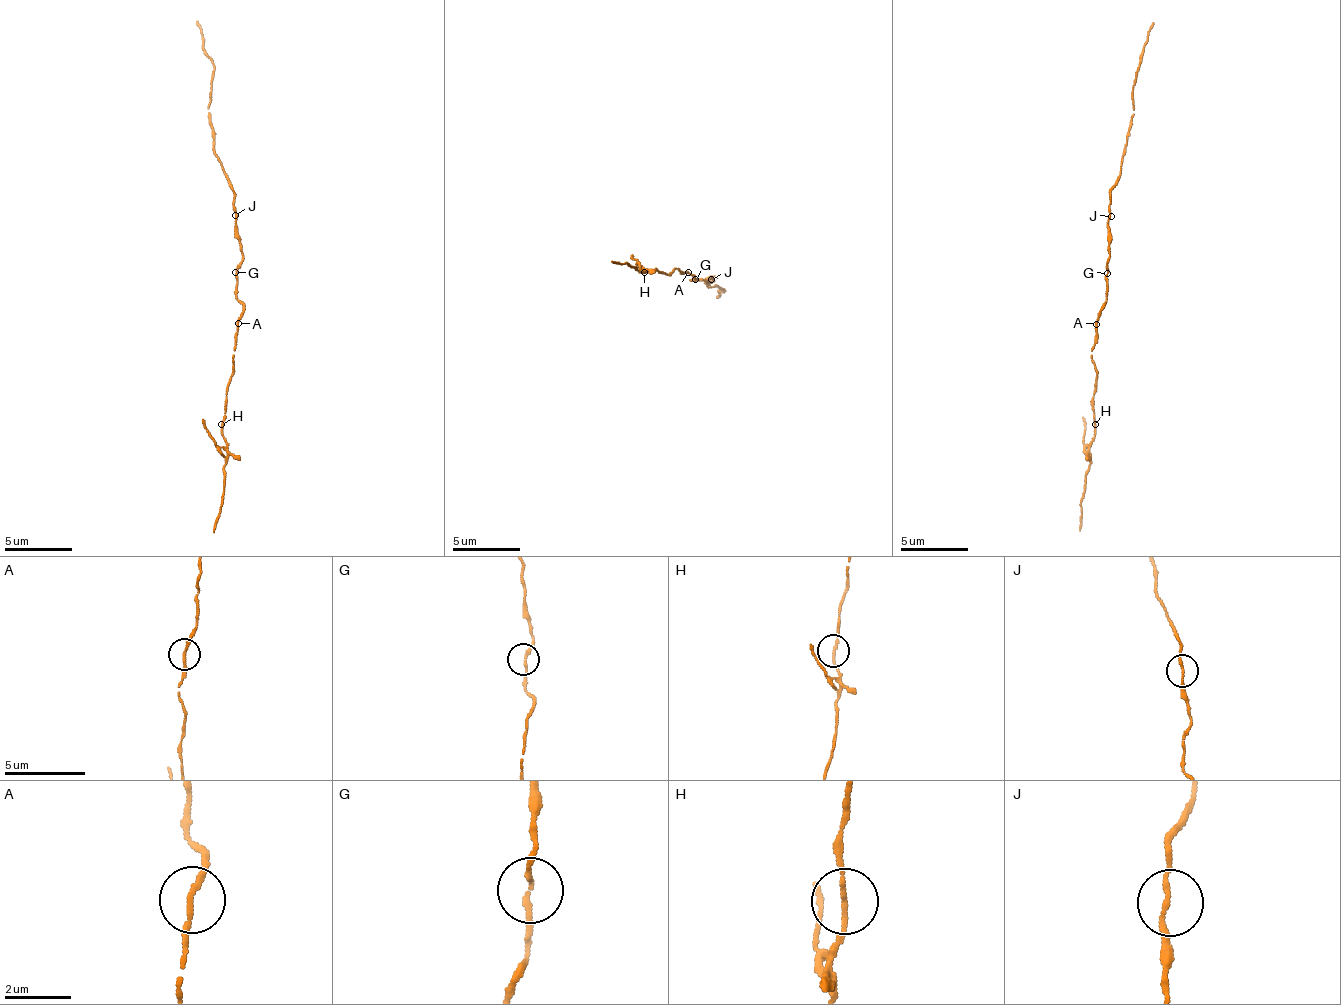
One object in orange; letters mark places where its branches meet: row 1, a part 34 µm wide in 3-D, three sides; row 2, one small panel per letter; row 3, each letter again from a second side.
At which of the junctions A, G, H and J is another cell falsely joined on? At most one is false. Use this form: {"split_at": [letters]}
{"split_at": ["H"]}

